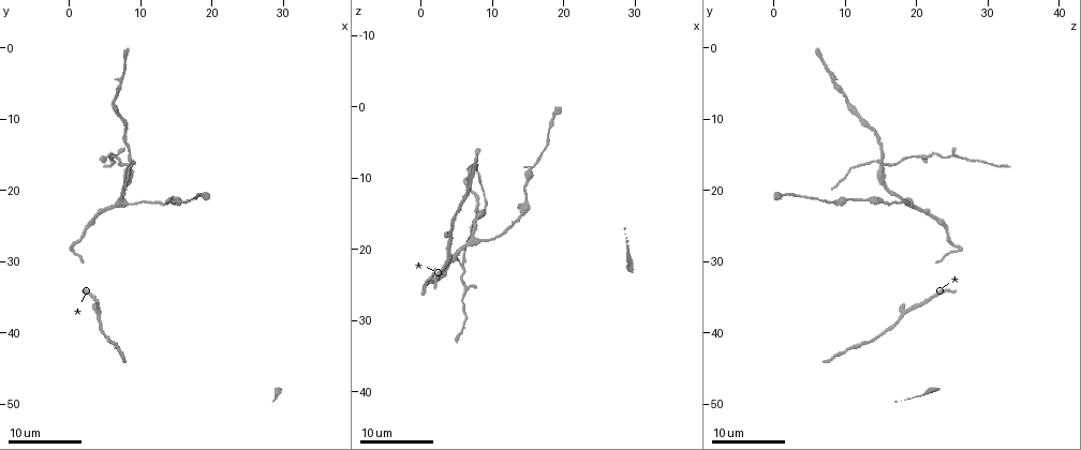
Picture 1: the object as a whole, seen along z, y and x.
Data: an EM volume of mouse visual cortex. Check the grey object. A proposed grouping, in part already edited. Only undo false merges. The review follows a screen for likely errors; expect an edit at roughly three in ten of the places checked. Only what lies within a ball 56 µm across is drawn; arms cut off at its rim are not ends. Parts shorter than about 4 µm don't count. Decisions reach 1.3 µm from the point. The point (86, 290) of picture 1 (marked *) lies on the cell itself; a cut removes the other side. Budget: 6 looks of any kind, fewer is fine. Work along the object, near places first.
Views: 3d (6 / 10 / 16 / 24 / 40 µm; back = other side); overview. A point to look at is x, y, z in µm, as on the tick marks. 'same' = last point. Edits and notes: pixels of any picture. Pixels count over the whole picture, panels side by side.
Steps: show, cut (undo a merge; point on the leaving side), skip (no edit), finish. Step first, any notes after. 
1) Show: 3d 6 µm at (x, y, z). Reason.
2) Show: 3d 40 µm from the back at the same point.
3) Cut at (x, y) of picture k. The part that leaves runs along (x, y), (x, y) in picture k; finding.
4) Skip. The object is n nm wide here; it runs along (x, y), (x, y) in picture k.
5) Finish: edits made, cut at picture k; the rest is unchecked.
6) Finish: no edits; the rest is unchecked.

Show: 3d 24 µm at (7.5, 21.5, 19.0). Three-way junction.

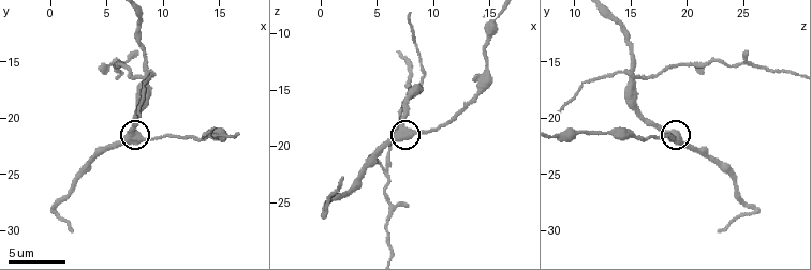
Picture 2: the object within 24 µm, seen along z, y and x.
Show: 3d 6 µm at the same point. Closer look.

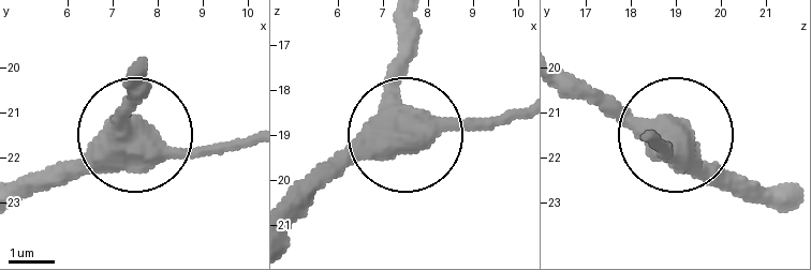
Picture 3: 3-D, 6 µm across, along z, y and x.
Show: 3d 6 µm from the back at (7.55, 21.60, 18.55). From behind.

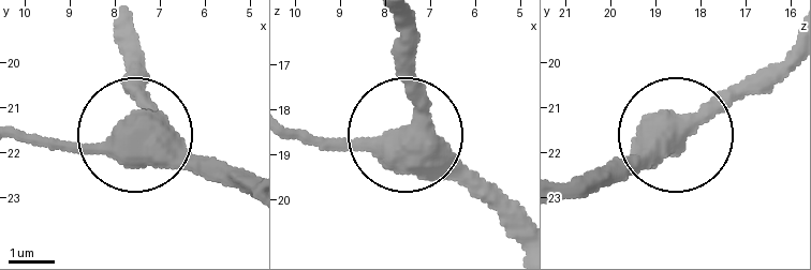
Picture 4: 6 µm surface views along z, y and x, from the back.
Skip. The side arm is 26 µm long; 3 arms meet here; one cell here.

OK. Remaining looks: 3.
Show: 3d 10 µm at (8.2, 16.4, 15.6). Thin arm on a thick one.

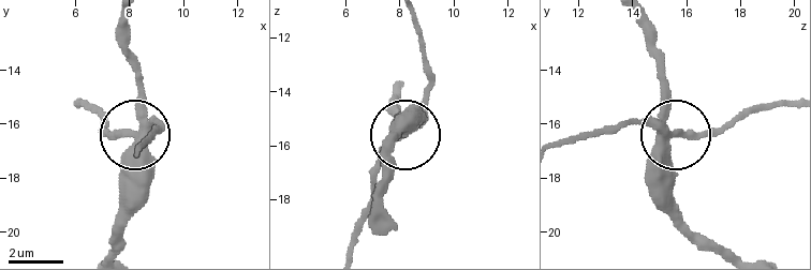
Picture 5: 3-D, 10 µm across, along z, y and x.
Cut at (112, 132) of picture 5. The side arm is 21 µm long; the part that leaves runs along (664, 128), (696, 134), (786, 106) in picture 5; a second cell is stuck on.

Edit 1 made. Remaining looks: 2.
Finish: edits made, cut at picture 5; the rest is unchecked.

